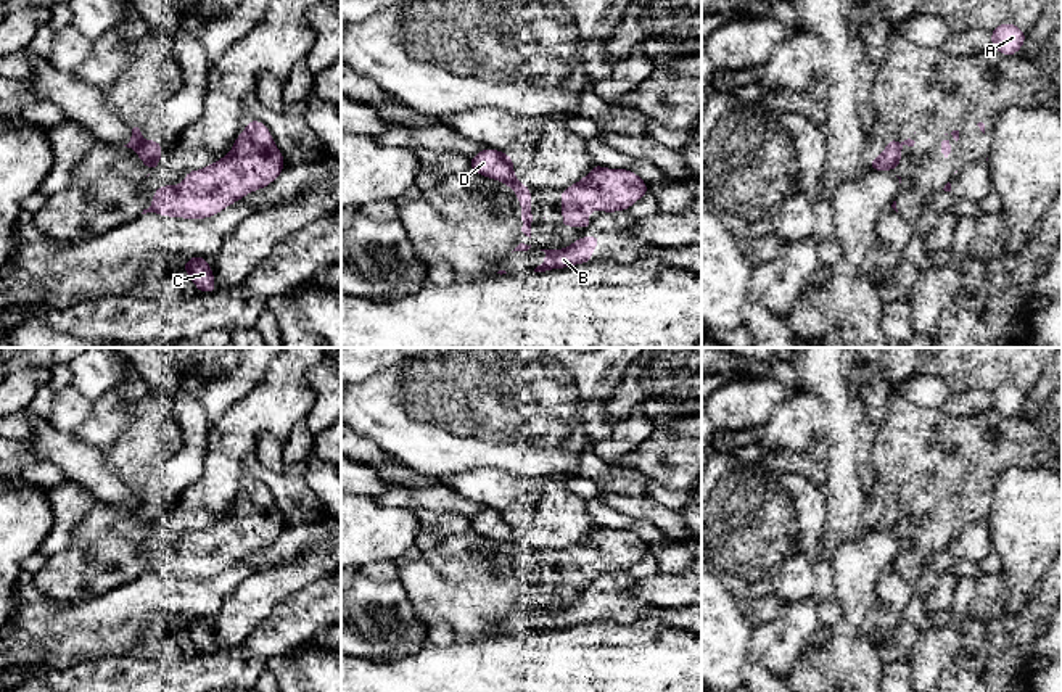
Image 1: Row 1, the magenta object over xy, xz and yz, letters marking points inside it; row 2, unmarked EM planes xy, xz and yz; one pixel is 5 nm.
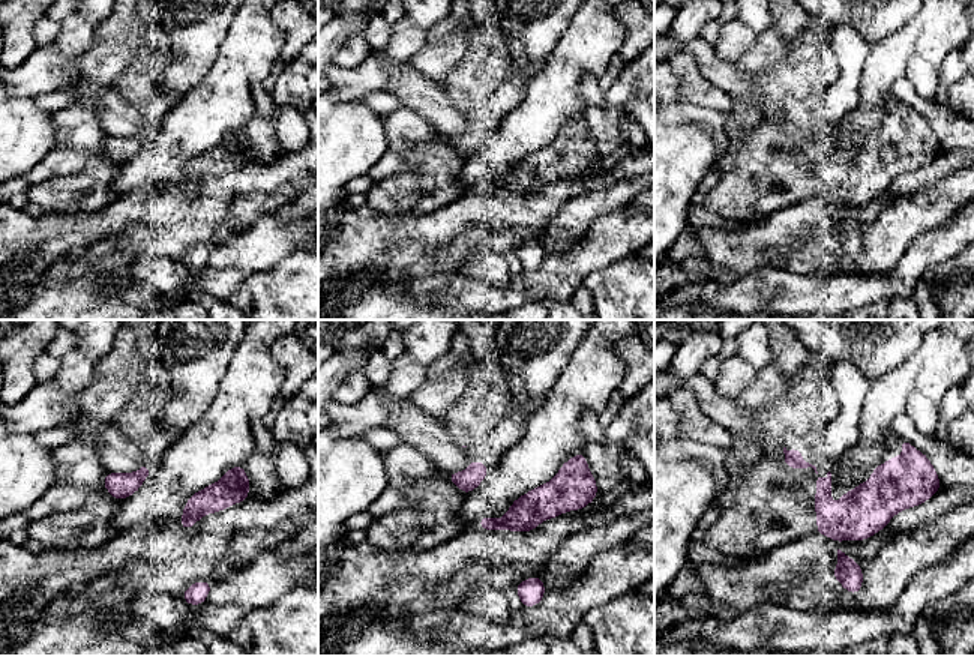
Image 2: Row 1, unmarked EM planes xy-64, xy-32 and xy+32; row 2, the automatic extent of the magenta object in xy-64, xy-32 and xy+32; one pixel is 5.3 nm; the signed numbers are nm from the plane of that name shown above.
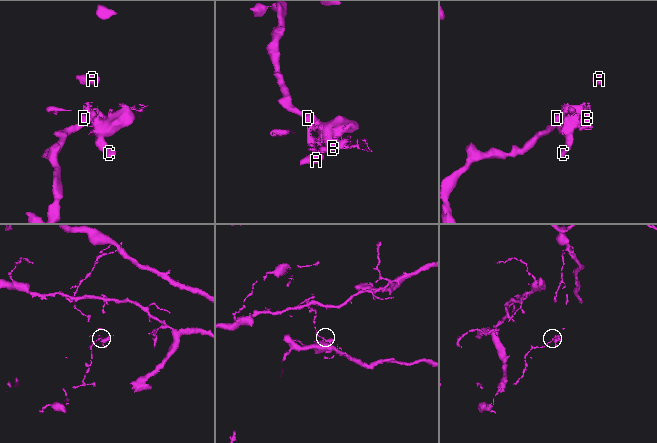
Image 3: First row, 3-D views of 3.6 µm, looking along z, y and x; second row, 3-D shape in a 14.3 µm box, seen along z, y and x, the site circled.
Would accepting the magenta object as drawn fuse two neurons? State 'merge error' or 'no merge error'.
merge error

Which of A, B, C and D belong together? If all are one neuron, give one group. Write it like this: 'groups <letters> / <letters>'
groups A B C / D

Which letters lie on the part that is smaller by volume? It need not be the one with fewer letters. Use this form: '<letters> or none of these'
A, B, C

